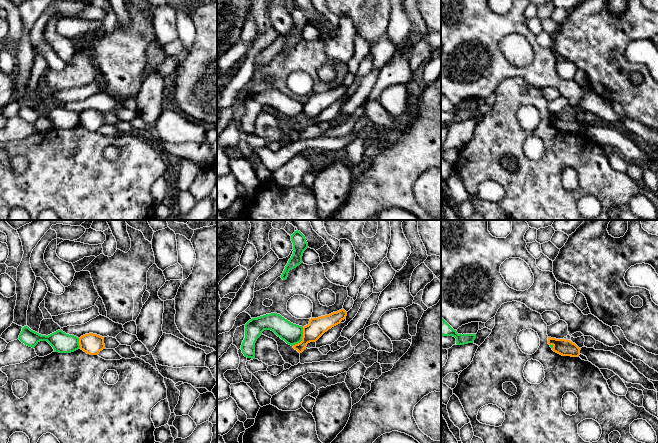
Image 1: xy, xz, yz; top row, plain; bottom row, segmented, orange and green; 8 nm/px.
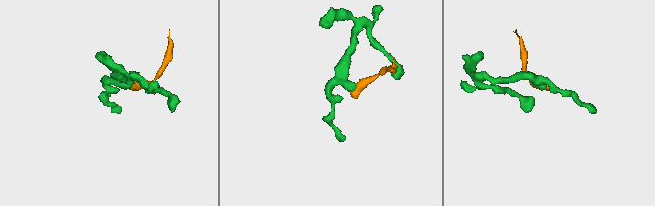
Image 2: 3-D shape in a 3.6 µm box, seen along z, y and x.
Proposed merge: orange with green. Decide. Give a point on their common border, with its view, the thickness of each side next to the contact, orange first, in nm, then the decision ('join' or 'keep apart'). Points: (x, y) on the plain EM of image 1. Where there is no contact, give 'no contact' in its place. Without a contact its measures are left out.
xz (302, 114) | 150/170 nm | keep apart

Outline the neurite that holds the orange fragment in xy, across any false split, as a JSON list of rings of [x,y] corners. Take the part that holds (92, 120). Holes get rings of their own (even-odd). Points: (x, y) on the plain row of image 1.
[[[89,109],[79,114],[80,125],[90,131],[98,131],[105,125],[104,113]]]

